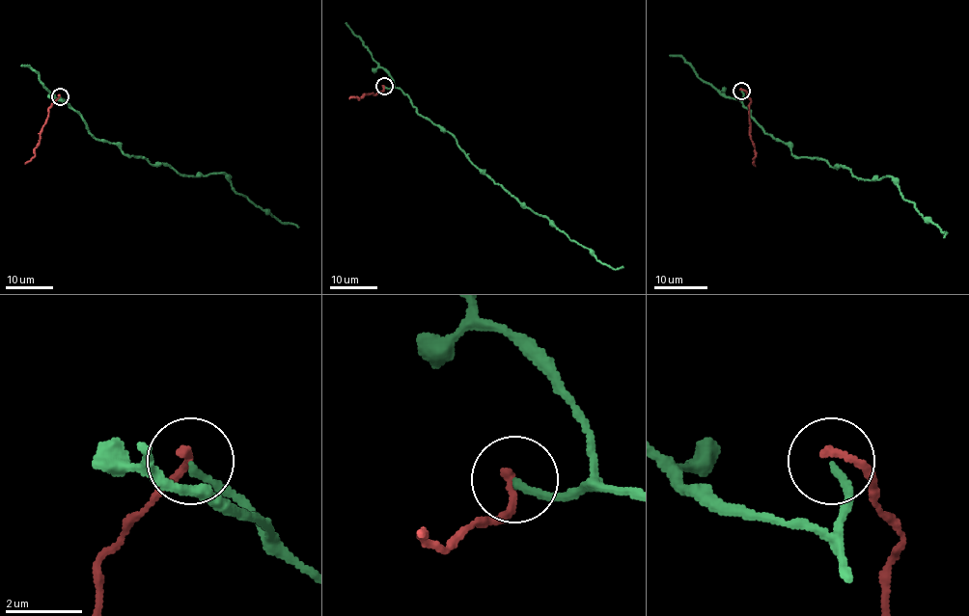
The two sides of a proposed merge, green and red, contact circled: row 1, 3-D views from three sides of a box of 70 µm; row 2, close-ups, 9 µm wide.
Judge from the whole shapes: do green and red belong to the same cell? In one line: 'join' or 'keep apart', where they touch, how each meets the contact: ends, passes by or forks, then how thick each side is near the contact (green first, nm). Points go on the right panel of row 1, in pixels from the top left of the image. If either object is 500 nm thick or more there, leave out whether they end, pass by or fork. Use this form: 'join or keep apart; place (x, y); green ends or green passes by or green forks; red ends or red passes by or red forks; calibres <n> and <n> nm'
keep apart; place (741, 91); green ends; red ends; calibres 180 and 220 nm

